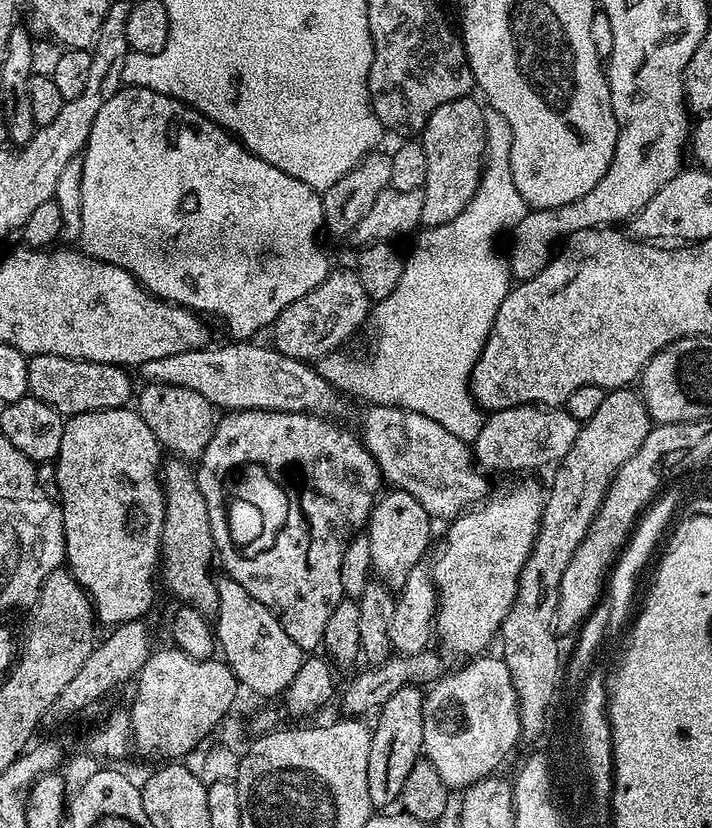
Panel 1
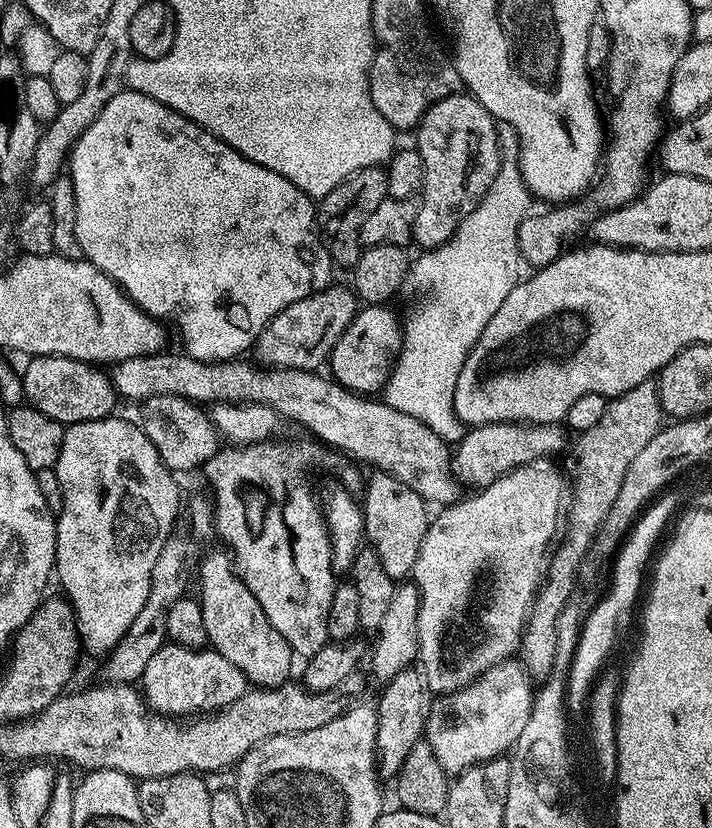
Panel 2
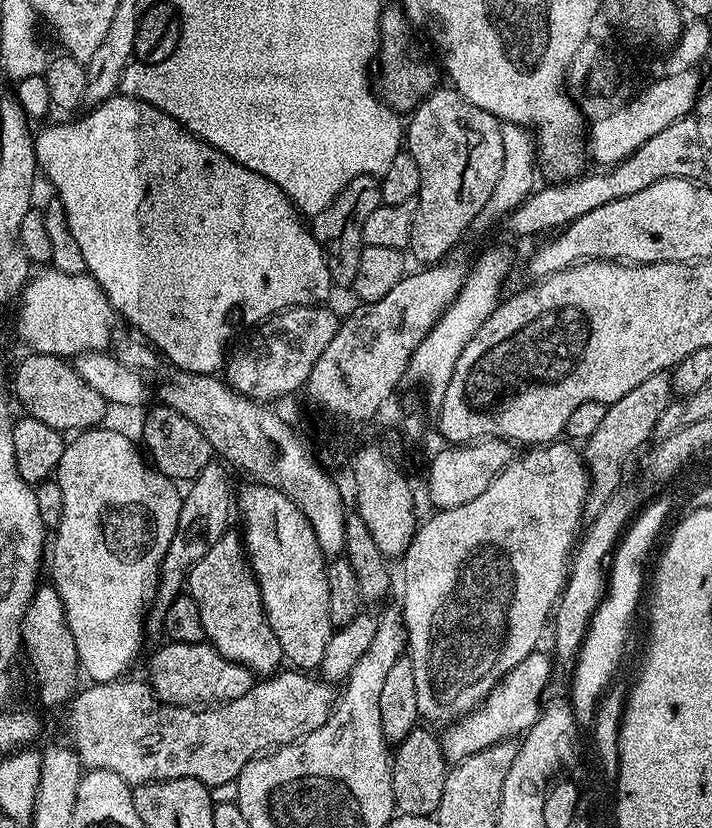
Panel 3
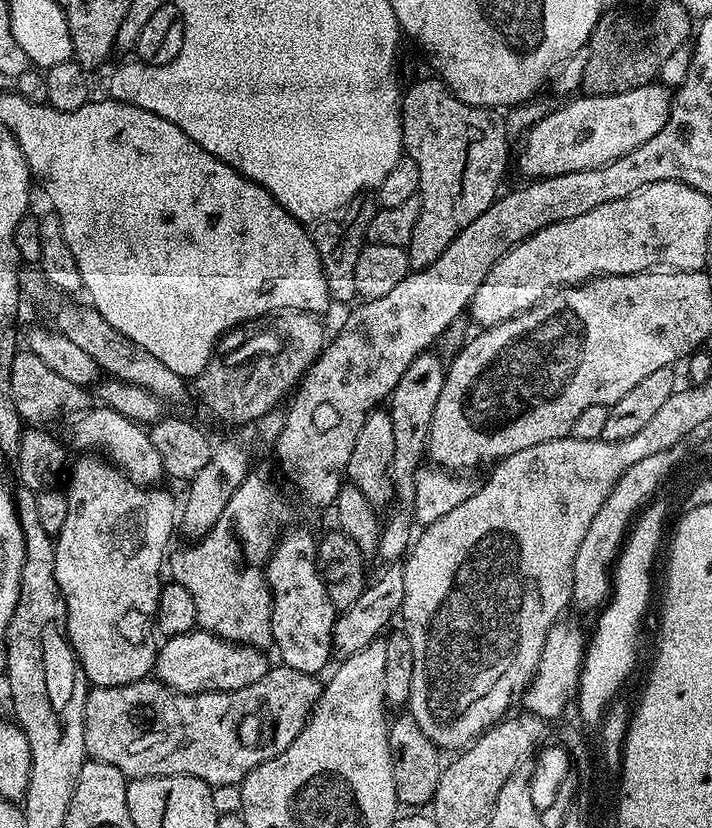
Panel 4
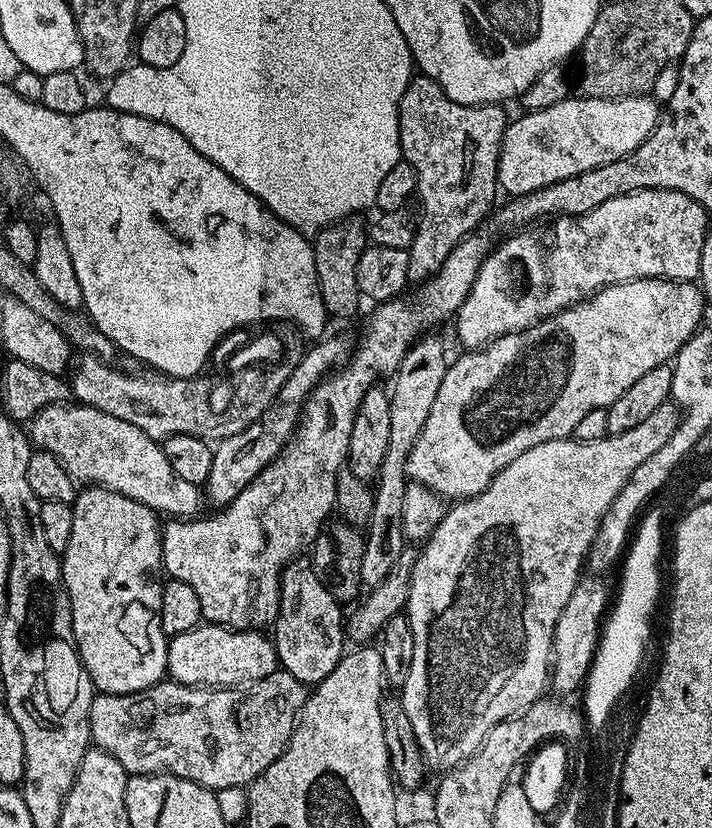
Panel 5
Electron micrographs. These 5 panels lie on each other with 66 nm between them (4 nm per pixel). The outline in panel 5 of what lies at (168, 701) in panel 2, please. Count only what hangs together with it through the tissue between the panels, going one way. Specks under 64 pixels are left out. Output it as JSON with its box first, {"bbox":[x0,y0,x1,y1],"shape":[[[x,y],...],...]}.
{"bbox":[168,622,278,688],"shape":[[[202,622],[186,634],[168,641],[168,676],[178,684],[195,684],[206,688],[234,688],[253,684],[278,670],[276,645],[271,635],[260,630],[239,632],[222,624]]]}

